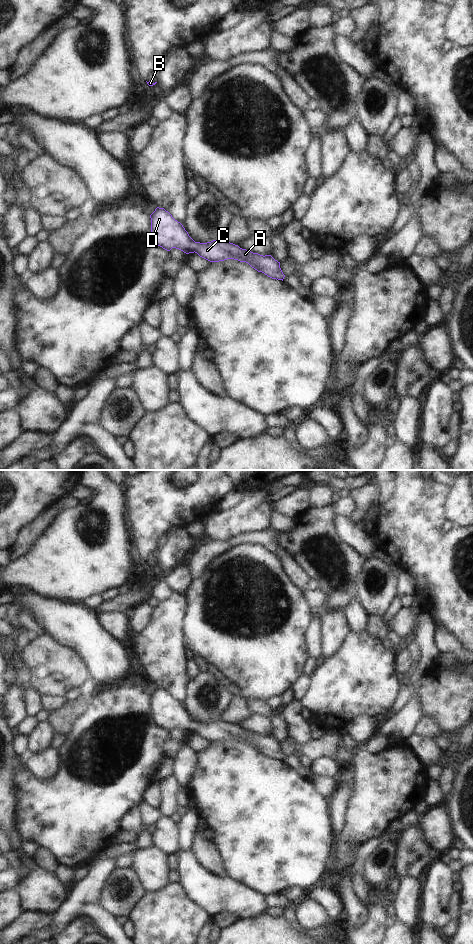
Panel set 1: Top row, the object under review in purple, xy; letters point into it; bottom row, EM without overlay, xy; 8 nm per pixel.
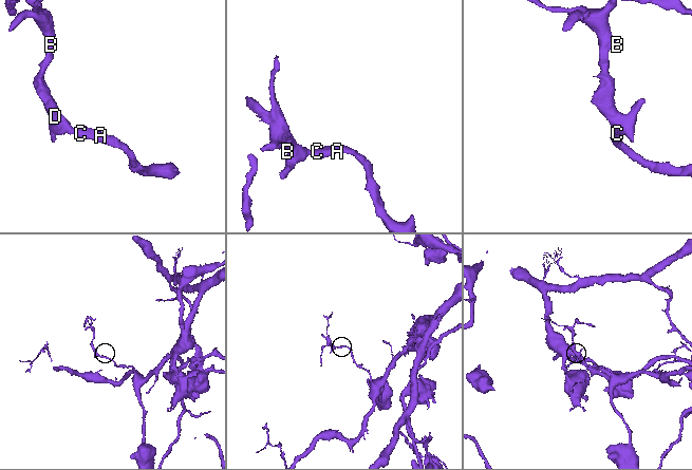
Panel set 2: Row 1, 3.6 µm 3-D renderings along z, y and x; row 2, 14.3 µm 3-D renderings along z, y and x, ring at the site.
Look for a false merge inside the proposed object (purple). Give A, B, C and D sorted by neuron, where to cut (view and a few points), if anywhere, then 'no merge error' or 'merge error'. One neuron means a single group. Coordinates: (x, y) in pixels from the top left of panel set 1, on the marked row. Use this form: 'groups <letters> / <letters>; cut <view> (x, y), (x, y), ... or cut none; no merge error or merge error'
groups A B C D; cut none; no merge error

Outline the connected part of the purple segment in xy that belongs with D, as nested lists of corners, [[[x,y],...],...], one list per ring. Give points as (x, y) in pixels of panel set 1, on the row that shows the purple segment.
[[[157,207],[150,218],[151,233],[155,243],[167,251],[176,248],[186,254],[195,252],[210,262],[234,259],[248,263],[252,268],[272,279],[283,281],[285,277],[280,268],[280,262],[271,255],[263,256],[253,253],[222,240],[213,240],[207,243],[195,242],[183,225],[164,208]]]

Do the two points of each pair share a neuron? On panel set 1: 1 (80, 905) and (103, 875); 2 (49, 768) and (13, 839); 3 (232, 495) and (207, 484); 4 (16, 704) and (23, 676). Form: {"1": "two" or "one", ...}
{"1": "one", "2": "two", "3": "two", "4": "two"}

